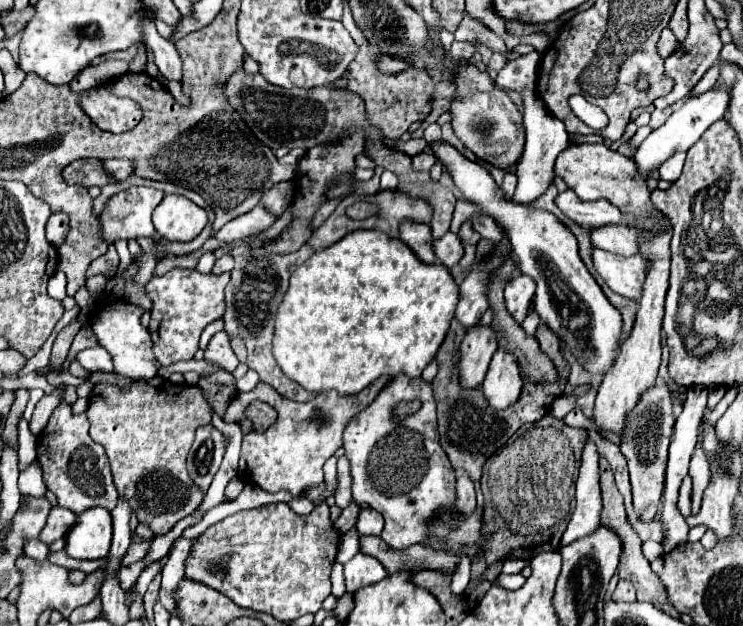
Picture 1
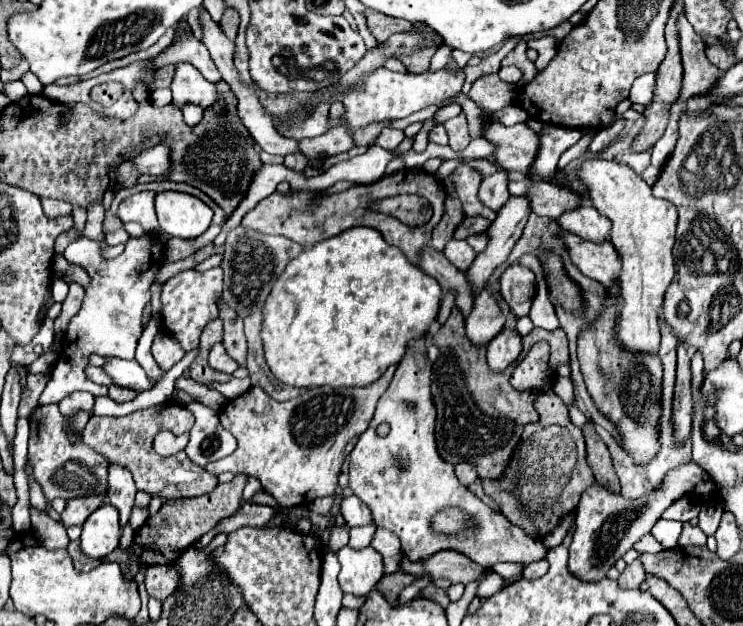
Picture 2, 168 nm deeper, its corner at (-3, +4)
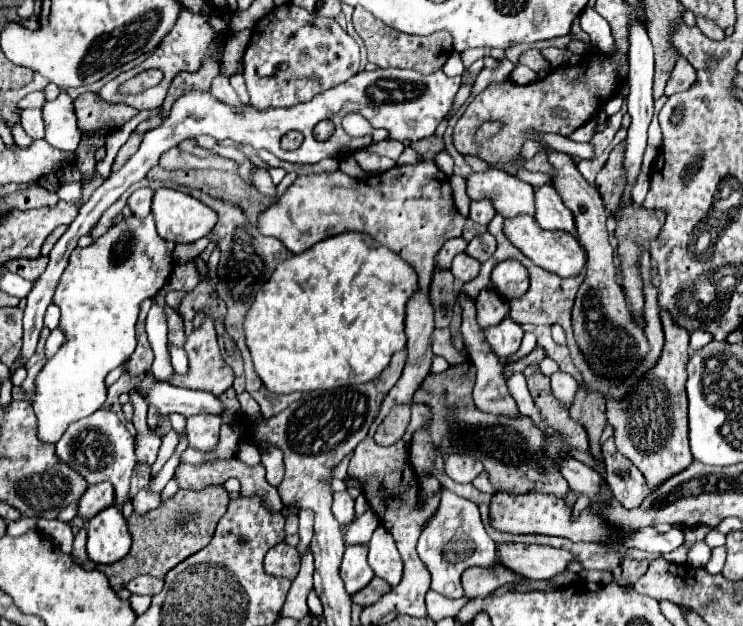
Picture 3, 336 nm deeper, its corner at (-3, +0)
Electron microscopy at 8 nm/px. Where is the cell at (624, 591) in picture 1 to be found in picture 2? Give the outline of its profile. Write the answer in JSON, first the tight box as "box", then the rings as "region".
{"box":[618,559,644,589],"region":[[[638,559],[632,565],[628,565],[622,571],[622,575],[618,577],[618,585],[622,589],[638,589],[642,585],[642,581],[644,581],[644,567]]]}

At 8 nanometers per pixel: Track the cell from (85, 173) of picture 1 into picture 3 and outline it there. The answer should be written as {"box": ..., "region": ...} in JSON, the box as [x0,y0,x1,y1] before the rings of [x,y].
{"box":[148,165,276,225],"region":[[[160,165],[154,167],[148,177],[152,179],[172,179],[180,185],[192,187],[192,189],[204,189],[206,193],[226,199],[238,207],[244,209],[248,221],[252,225],[258,225],[258,217],[262,211],[266,211],[272,203],[276,203],[276,197],[262,195],[256,187],[248,185],[238,173],[234,171],[166,171]]]}

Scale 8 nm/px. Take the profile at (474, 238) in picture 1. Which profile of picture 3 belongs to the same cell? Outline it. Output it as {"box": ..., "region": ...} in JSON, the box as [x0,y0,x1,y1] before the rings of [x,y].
{"box":[466,233,496,263],"region":[[[484,233],[484,235],[478,235],[474,237],[468,247],[466,247],[466,253],[474,259],[478,259],[480,263],[484,263],[492,253],[496,251],[496,239],[490,235],[490,233]]]}

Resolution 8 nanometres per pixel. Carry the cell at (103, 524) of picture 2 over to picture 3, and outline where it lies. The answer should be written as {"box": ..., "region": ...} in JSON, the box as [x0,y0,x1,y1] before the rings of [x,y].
{"box":[88,507,132,563],"region":[[[108,507],[88,521],[88,557],[94,563],[116,563],[128,555],[132,537],[118,507]]]}

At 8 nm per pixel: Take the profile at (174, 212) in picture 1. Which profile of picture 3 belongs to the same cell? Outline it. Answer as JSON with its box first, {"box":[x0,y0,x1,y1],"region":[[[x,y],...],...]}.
{"box":[152,187,216,243],"region":[[[166,187],[154,193],[152,215],[158,233],[174,243],[192,243],[206,237],[216,225],[214,209],[188,193]]]}

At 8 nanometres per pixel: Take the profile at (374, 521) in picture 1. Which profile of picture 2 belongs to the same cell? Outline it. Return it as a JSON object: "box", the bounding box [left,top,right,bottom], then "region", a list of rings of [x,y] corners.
{"box":[342,495,372,527],"region":[[[350,495],[342,501],[342,515],[350,527],[362,527],[372,523],[372,511],[356,495]]]}

